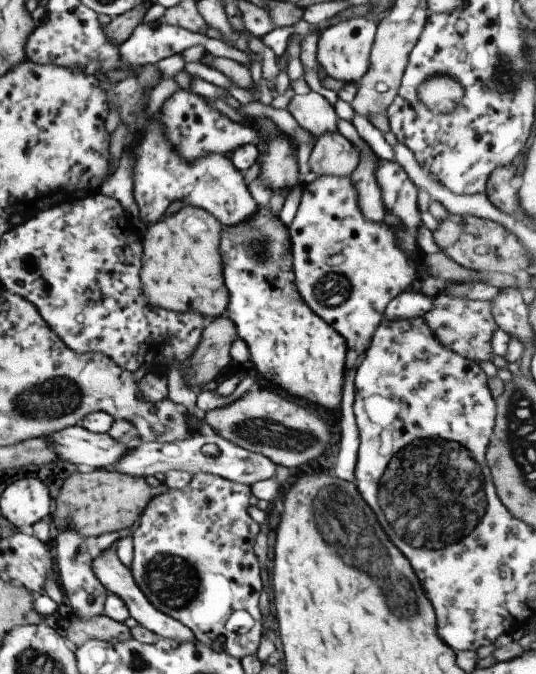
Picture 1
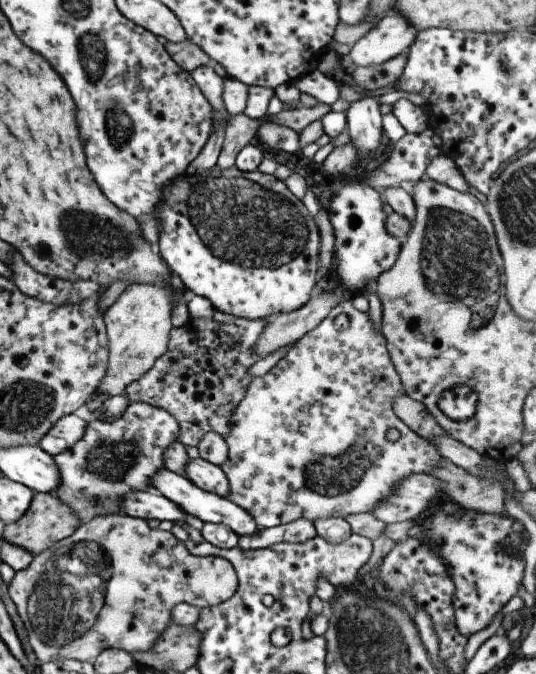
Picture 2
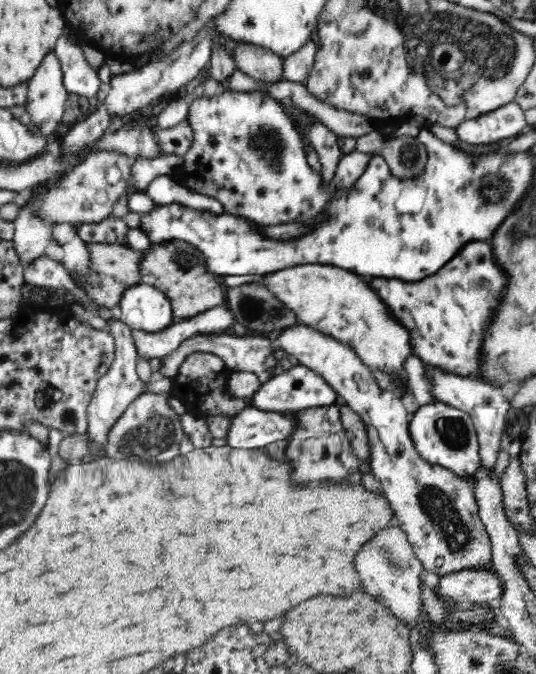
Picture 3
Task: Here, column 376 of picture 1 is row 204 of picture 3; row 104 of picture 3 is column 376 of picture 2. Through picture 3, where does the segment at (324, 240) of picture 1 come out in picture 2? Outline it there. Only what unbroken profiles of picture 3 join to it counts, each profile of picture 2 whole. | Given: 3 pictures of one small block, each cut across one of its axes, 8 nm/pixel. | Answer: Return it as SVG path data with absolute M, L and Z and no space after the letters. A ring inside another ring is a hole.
M356 182L339 188L329 200L326 212L335 238L335 274L349 292L363 293L367 282L376 282L379 274L393 267L399 253L401 242L385 232L386 215L381 206L379 194L375 189Z

